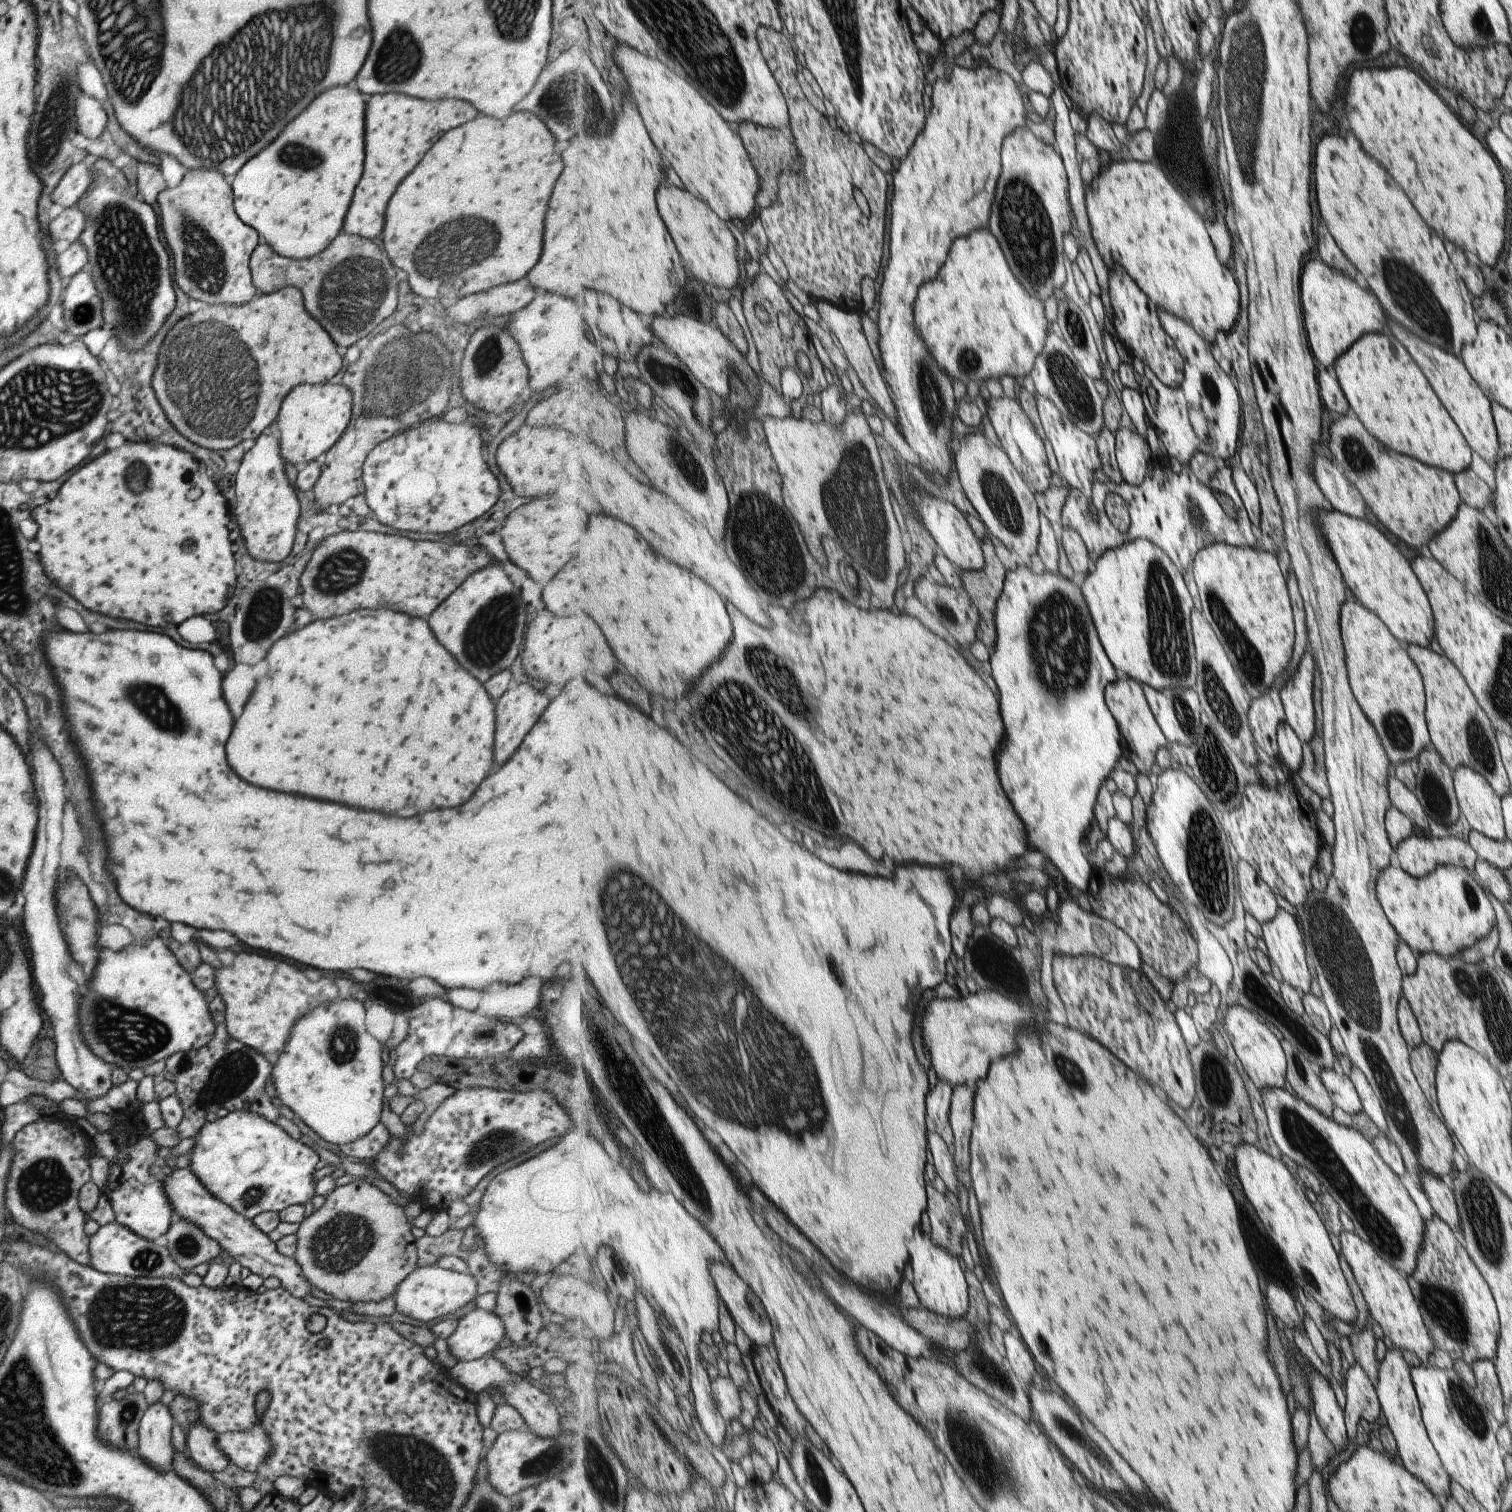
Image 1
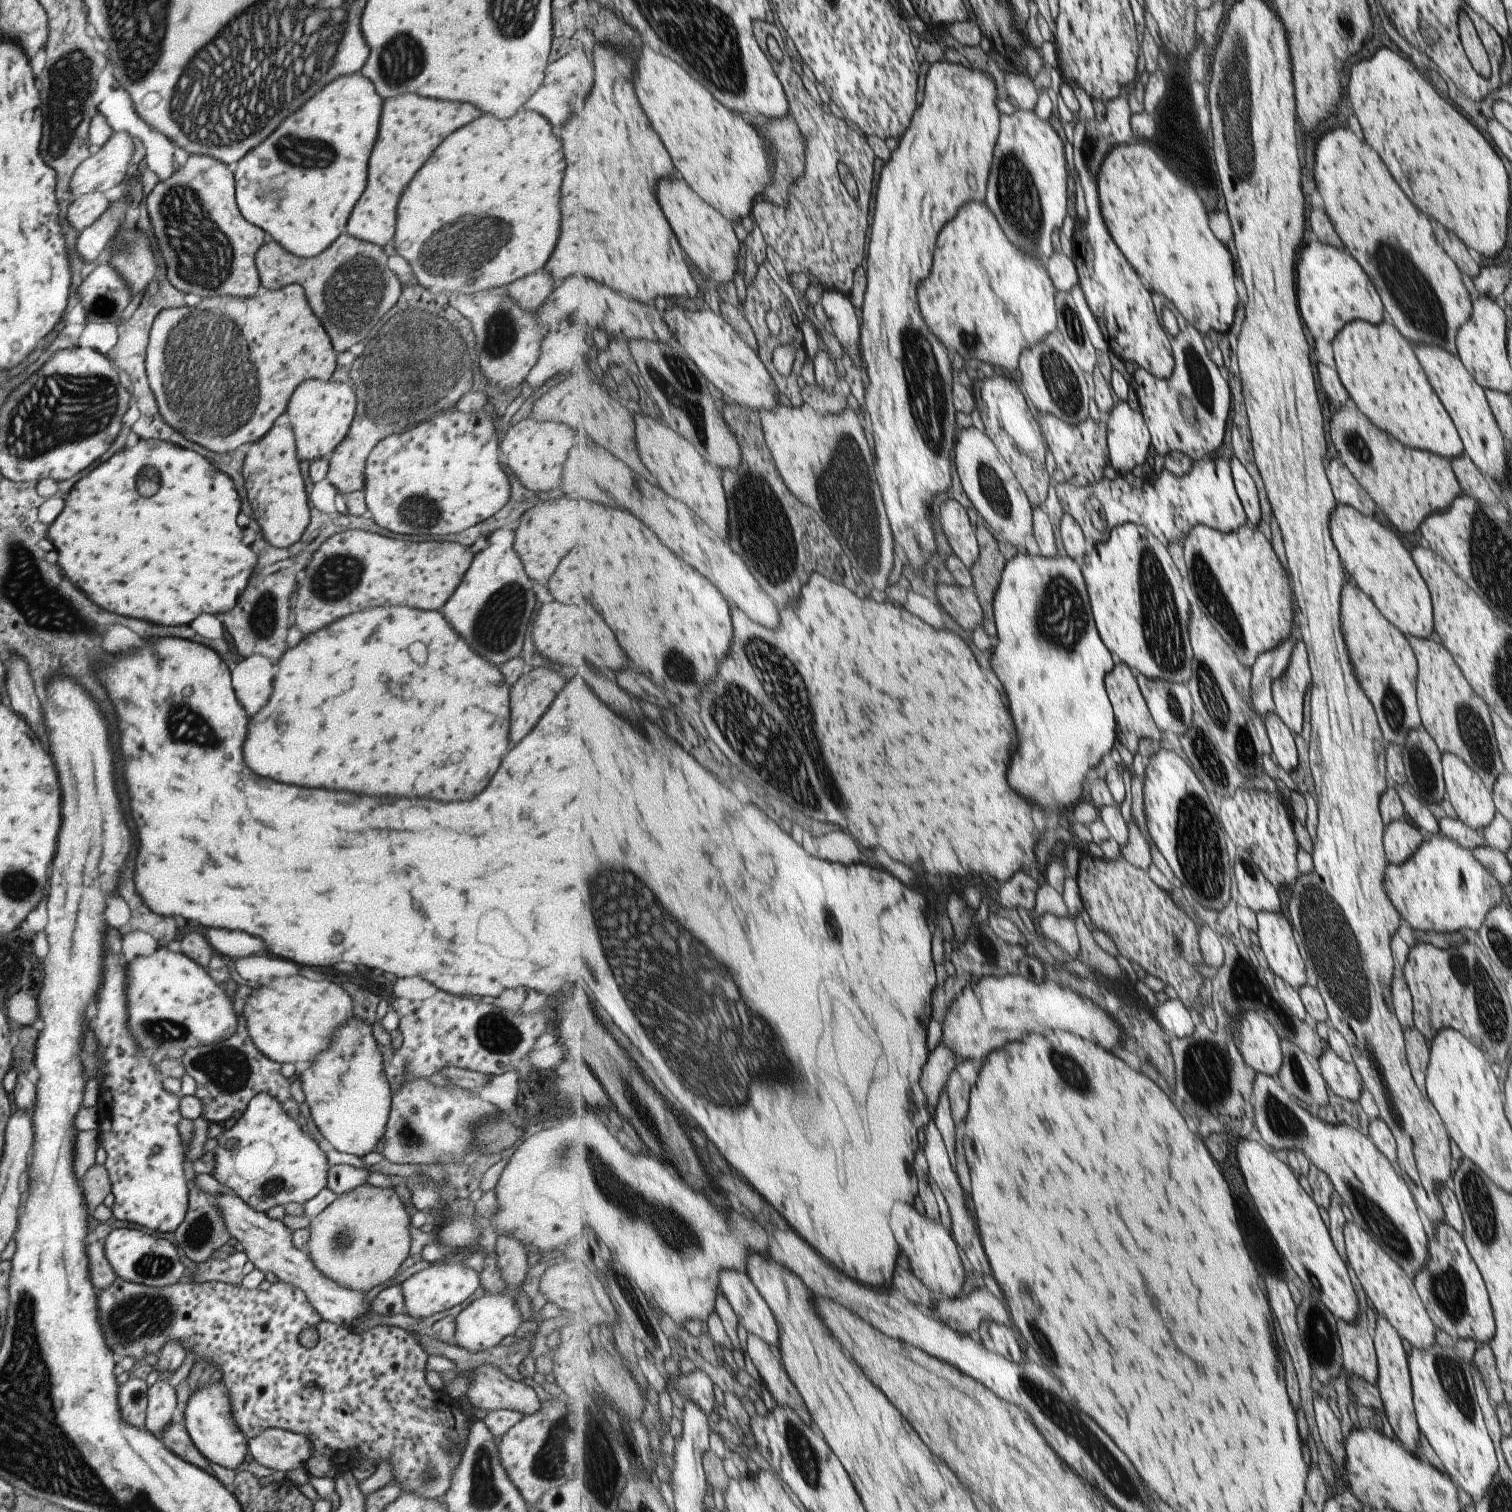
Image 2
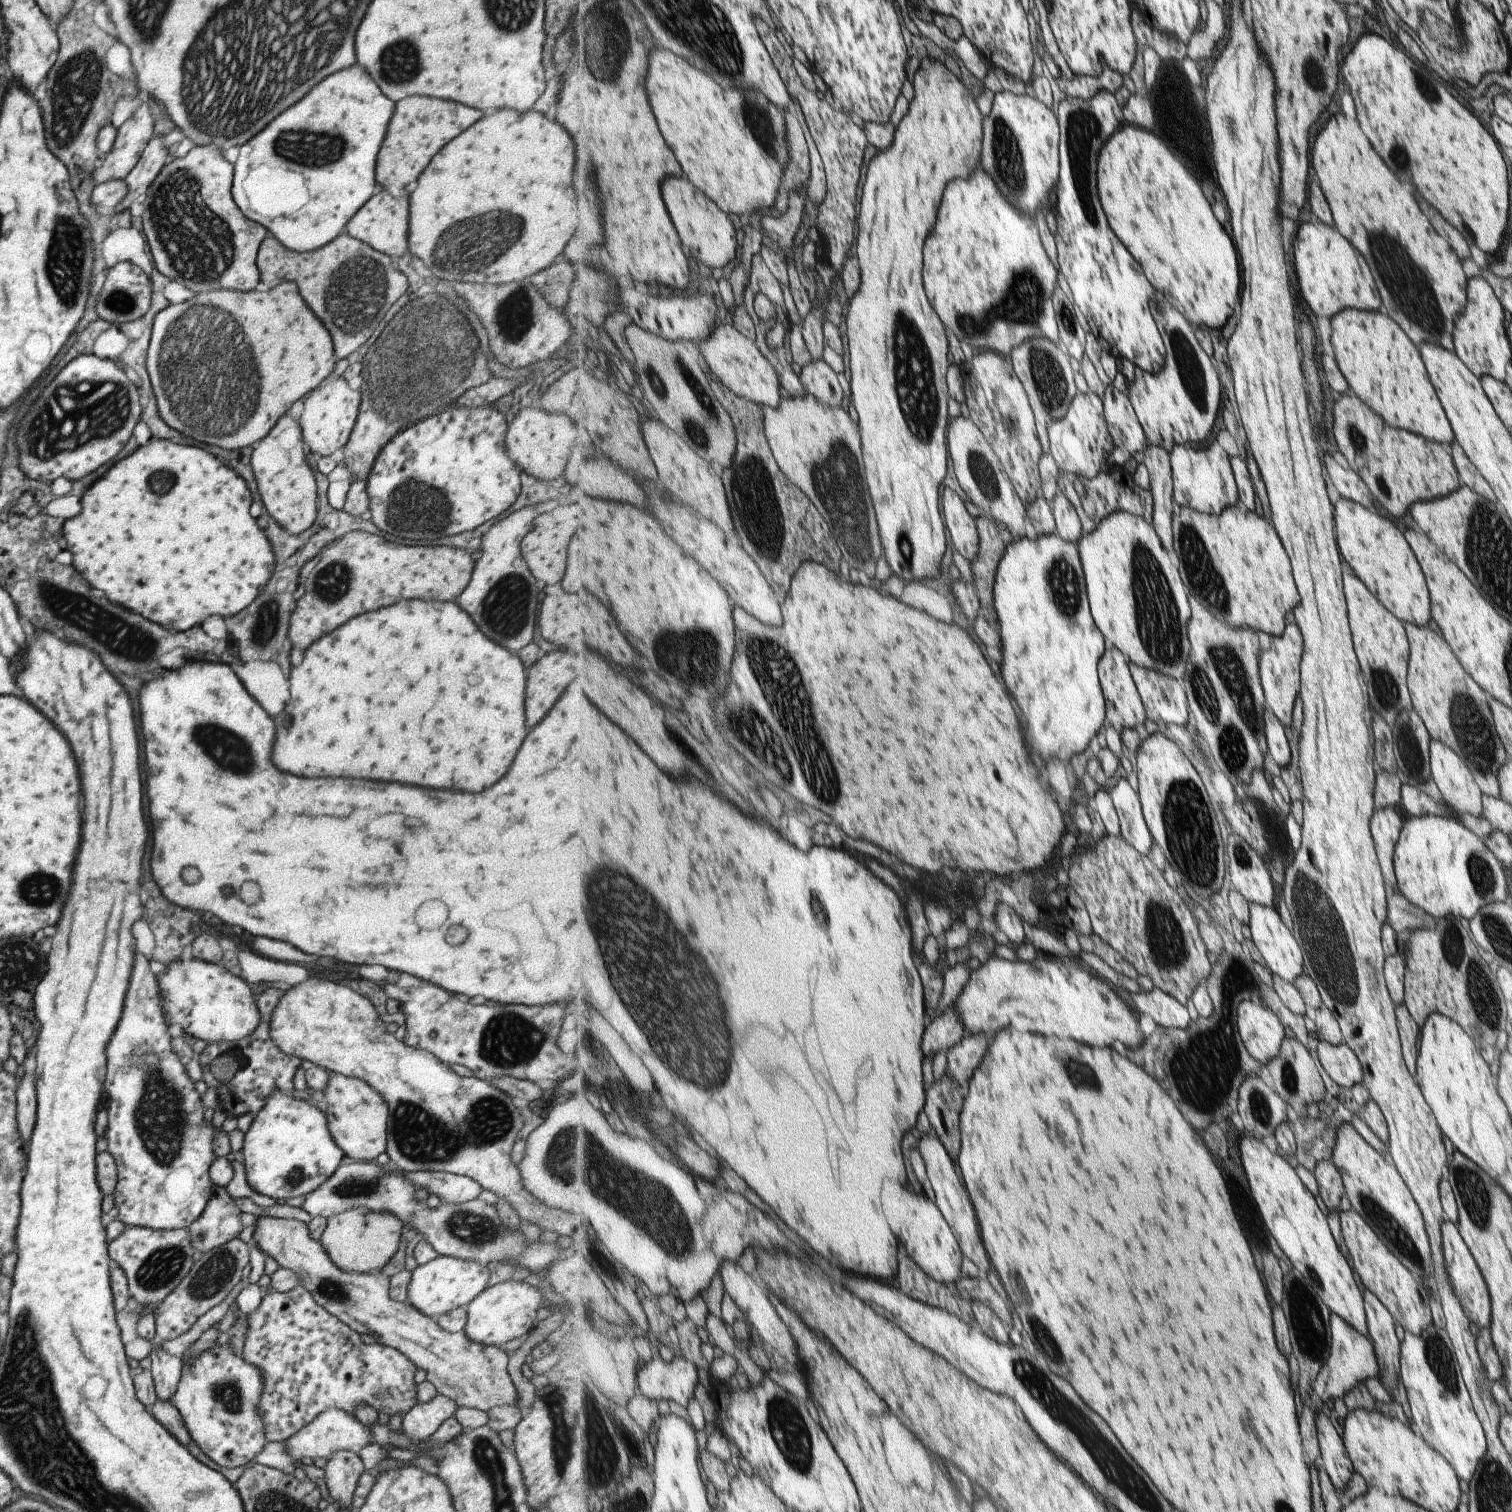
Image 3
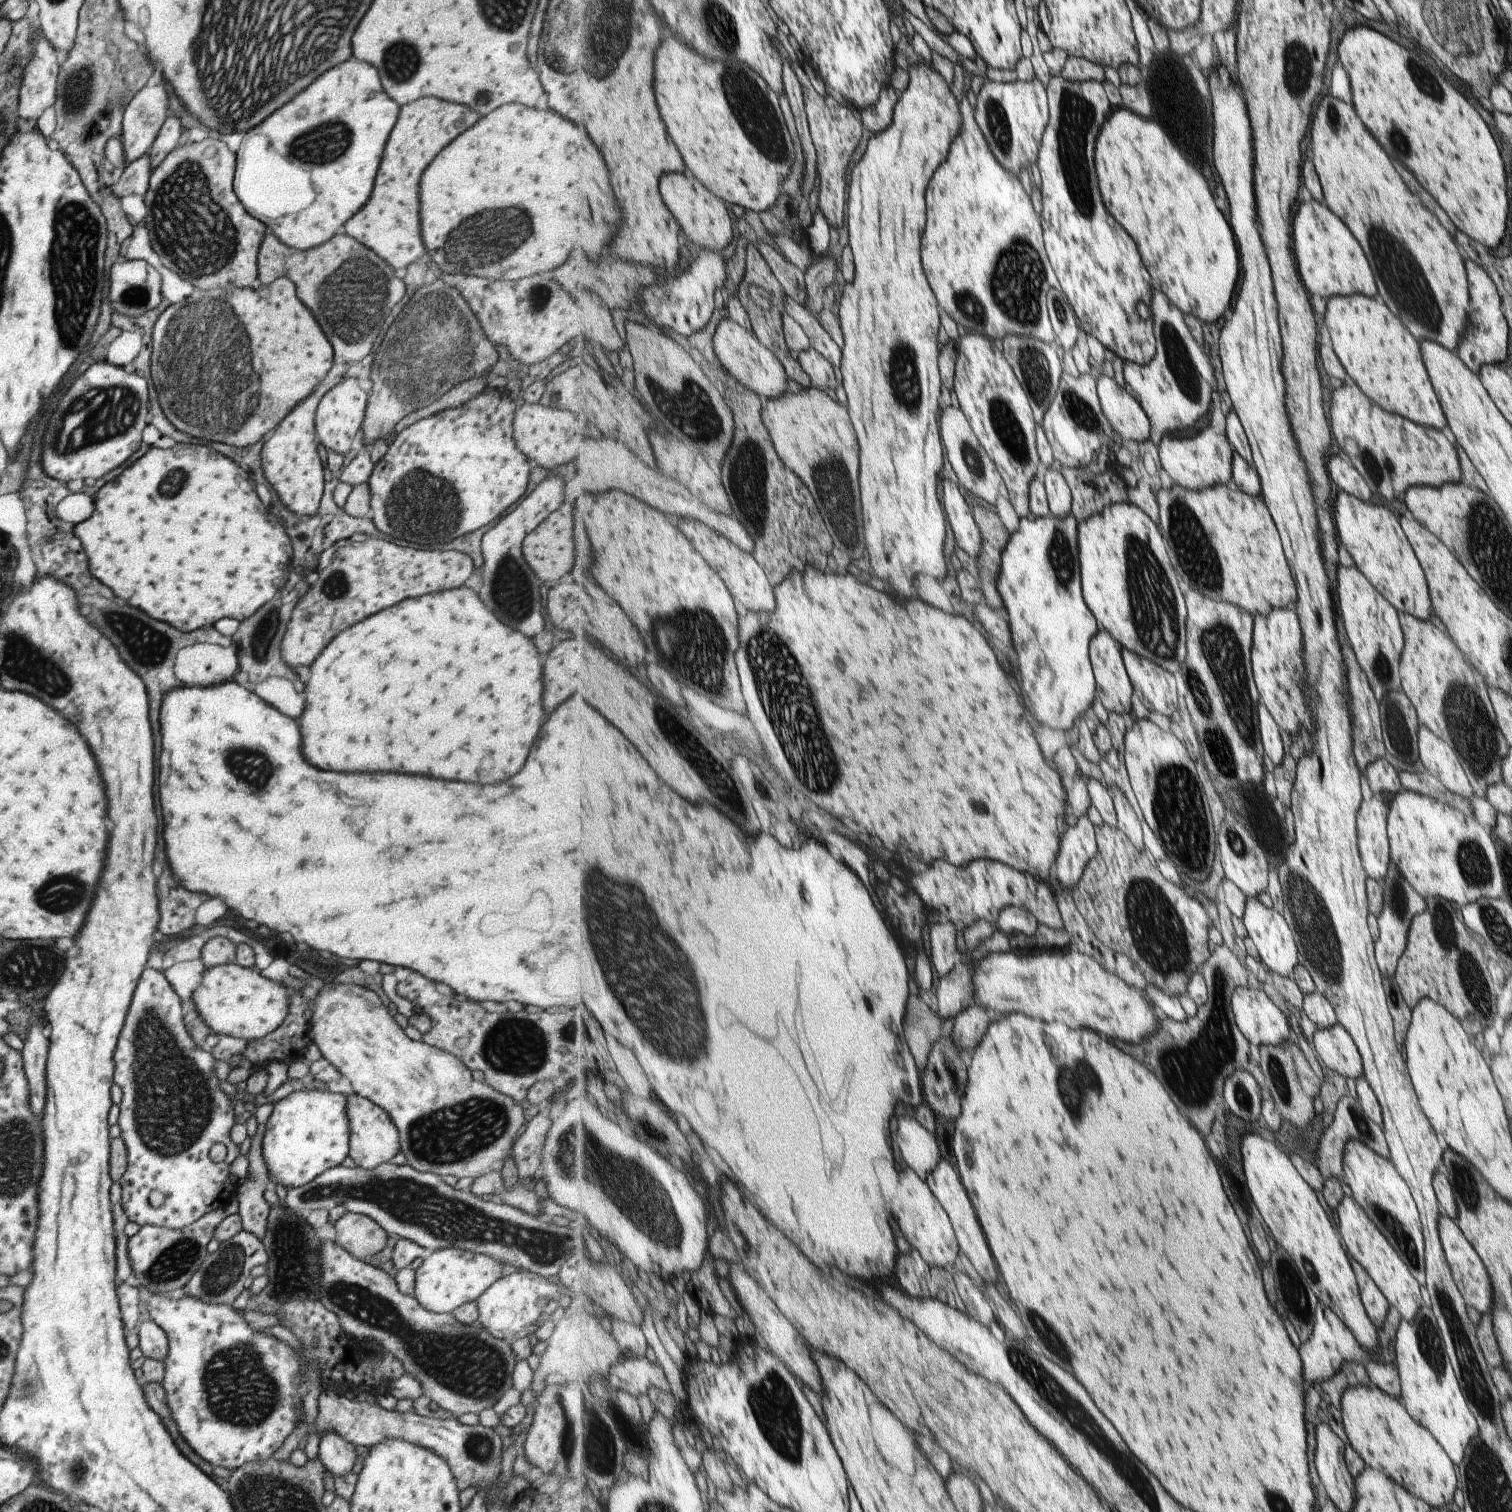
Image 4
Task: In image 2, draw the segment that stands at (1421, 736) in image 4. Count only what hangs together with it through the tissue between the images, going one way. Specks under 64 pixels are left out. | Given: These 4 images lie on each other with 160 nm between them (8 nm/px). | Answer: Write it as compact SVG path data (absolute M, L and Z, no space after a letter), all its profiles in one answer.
M1441 753L1440 763L1445 796L1451 803L1456 818L1469 828L1485 828L1496 813L1492 793L1485 788L1475 771L1459 757Z

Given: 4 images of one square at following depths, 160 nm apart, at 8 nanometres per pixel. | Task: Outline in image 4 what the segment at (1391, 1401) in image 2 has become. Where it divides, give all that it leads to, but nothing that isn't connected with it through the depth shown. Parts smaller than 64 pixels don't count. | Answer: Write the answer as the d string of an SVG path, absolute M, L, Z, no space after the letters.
M1355 1259L1350 1260L1350 1265L1354 1271L1357 1296L1359 1296L1361 1308L1378 1330L1383 1326L1383 1320L1385 1320L1388 1300L1383 1296L1383 1292L1377 1287L1366 1270Z

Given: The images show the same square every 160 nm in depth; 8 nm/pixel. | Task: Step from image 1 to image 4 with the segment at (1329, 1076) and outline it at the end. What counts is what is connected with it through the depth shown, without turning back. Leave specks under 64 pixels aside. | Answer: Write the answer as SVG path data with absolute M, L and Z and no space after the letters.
M1337 1022L1312 1034L1313 1052L1329 1070L1343 1078L1362 1076L1362 1062L1352 1038Z

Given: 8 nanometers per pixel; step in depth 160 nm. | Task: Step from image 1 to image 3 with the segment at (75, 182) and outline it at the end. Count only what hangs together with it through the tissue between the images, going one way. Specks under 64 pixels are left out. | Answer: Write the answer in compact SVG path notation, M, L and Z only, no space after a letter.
M143 100L139 108L136 108L136 111L119 128L116 128L116 137L111 145L111 150L103 155L101 165L93 168L90 174L93 186L107 181L121 180L127 176L127 173L139 160L147 141L152 137L155 116L155 114L151 114L152 109L156 109L155 105L148 100Z

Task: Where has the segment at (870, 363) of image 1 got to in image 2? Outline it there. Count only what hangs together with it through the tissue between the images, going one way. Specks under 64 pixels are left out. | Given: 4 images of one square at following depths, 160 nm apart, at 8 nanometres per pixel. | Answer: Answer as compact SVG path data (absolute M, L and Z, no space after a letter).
M824 290L821 303L830 322L831 331L840 340L844 352L857 367L863 369L861 322L850 297L839 291Z

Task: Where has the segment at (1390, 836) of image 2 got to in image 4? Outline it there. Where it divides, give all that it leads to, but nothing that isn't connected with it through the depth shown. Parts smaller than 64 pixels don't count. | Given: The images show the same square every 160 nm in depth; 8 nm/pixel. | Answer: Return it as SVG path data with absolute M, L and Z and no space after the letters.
M1364 794L1357 814L1358 851L1362 867L1369 878L1385 878L1390 863L1386 816L1388 804L1381 798Z

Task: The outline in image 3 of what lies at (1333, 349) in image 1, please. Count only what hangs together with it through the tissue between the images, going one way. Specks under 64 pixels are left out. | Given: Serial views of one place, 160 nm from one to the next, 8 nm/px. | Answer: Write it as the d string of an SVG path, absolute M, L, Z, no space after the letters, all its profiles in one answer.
M1319 220L1317 224L1302 223L1292 238L1291 255L1295 287L1304 301L1303 305L1316 318L1330 319L1346 308L1366 311L1381 306L1368 264L1334 227Z

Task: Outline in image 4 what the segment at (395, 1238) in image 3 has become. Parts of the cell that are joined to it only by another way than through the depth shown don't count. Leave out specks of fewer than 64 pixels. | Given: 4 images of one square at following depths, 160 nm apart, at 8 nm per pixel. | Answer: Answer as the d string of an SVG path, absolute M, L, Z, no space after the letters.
M345 1211L336 1220L334 1229L334 1243L360 1261L377 1254L388 1239L386 1232L374 1220L351 1211Z

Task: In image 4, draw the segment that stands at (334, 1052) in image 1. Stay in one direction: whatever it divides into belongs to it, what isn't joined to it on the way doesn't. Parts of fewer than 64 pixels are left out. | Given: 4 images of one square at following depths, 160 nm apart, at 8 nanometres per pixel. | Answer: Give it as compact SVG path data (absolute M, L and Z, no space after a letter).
M357 1093L345 1095L346 1118L348 1119L349 1138L348 1155L353 1162L364 1169L374 1169L381 1163L387 1163L399 1150L398 1132L388 1114L370 1100Z

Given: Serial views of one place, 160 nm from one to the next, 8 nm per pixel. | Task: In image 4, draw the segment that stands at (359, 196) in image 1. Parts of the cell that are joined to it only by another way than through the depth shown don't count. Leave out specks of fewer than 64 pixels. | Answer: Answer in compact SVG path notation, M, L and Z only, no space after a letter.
M419 98L400 106L383 147L371 194L367 202L342 224L340 231L373 251L392 269L415 262L425 252L418 219L421 173L443 147L475 124L475 120L479 120L479 114L471 108L437 98Z

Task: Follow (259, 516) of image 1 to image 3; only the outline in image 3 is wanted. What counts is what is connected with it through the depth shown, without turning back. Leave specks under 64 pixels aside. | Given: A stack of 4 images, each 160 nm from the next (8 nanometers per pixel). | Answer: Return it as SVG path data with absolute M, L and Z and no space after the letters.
M287 414L280 416L268 434L251 445L250 465L256 491L268 515L288 535L295 536L313 524L317 514L313 472L305 461L301 429L298 420Z

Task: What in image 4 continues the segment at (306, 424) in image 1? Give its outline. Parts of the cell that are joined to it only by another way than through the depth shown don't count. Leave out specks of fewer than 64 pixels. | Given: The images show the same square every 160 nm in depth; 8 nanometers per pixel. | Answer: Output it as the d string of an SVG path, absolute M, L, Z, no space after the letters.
M353 377L342 379L323 394L314 412L317 444L321 444L326 451L340 455L349 452L349 449L356 445L361 432L367 397L367 391L361 388Z

